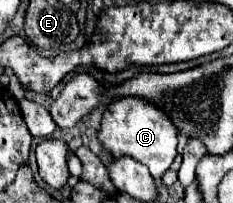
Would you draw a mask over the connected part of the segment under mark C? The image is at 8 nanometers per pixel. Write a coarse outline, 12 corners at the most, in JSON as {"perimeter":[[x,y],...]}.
{"perimeter":[[119,97],[99,139],[159,179],[177,155],[177,127],[143,97]]}

